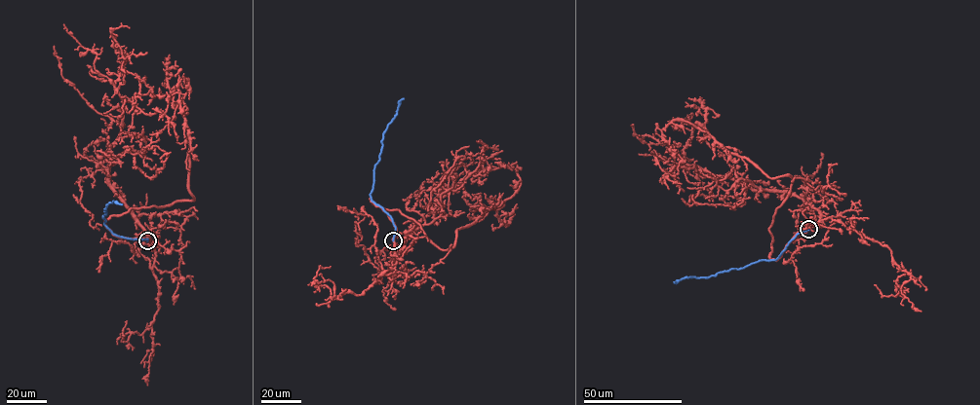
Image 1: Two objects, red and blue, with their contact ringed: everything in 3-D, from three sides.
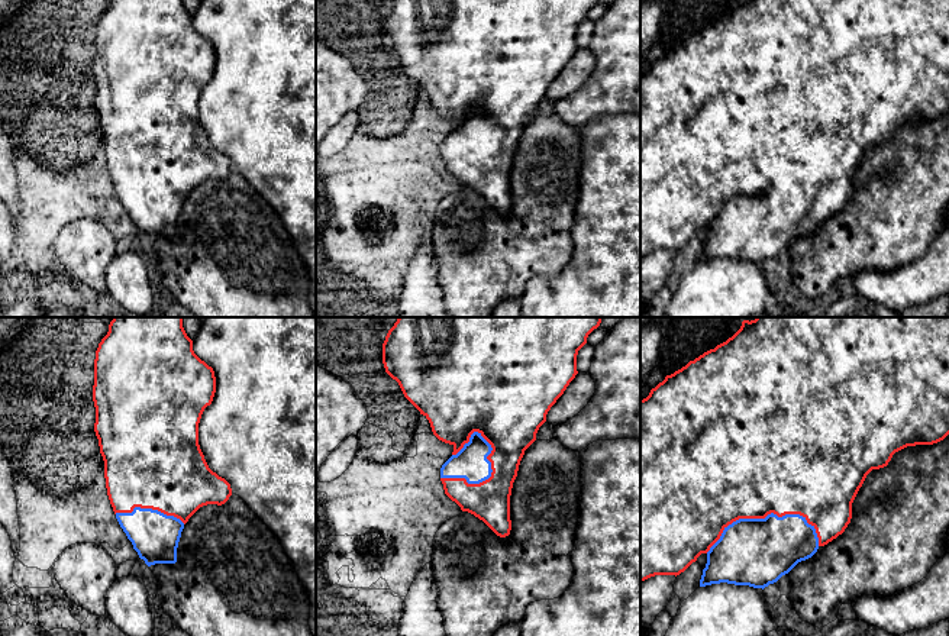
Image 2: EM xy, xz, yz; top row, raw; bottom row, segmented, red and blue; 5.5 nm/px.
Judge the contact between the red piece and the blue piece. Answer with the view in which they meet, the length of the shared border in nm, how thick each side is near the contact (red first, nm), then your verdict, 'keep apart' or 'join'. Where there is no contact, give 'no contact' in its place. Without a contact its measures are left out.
yz | 650 nm | 480/380 nm | join

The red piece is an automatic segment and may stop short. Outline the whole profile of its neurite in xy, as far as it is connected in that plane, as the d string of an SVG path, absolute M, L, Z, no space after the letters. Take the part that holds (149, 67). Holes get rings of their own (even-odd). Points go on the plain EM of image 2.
M109 0L96 26L94 107L104 136L107 171L120 203L148 242L175 239L188 194L200 183L222 181L232 171L230 159L209 143L198 120L198 99L214 68L214 46L194 29L183 0Z

